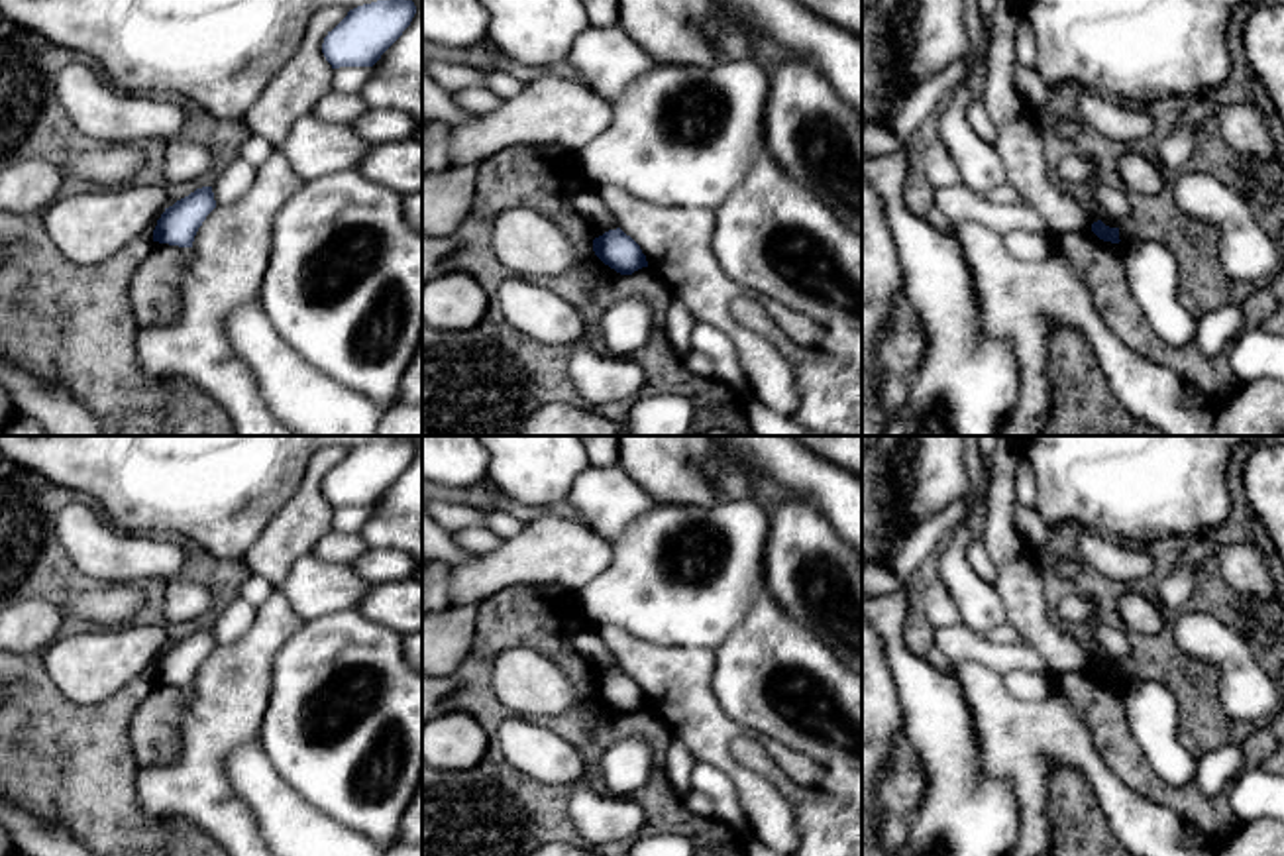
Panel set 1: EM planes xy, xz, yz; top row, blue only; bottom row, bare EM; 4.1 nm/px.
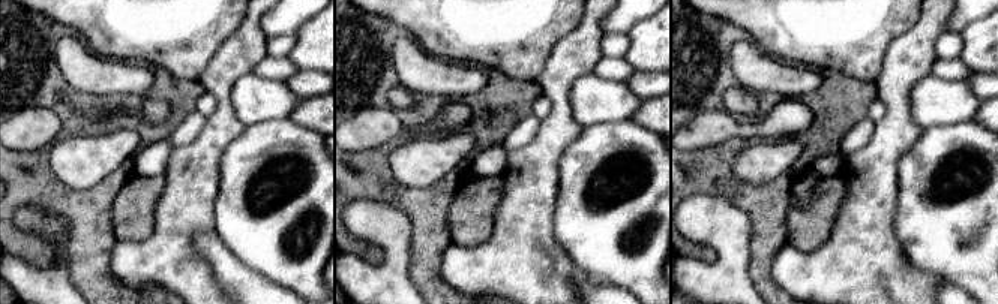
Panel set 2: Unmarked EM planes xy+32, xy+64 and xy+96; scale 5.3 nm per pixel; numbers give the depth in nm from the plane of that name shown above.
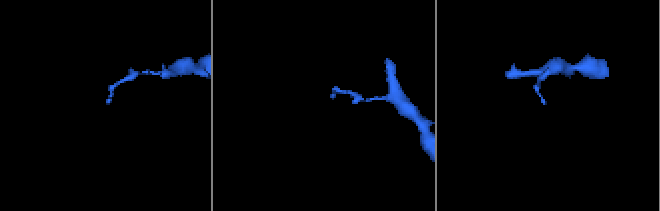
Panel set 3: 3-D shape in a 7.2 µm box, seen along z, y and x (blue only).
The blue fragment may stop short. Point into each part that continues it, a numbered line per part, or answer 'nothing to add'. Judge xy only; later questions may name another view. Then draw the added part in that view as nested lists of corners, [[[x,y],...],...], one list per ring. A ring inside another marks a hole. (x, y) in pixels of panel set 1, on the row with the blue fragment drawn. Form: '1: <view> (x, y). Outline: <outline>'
nothing to add

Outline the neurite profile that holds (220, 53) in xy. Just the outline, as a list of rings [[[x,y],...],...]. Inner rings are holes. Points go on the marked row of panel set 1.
[[[0,0],[0,14],[94,63],[120,90],[192,100],[218,120],[241,122],[296,53],[310,16],[377,0]]]

